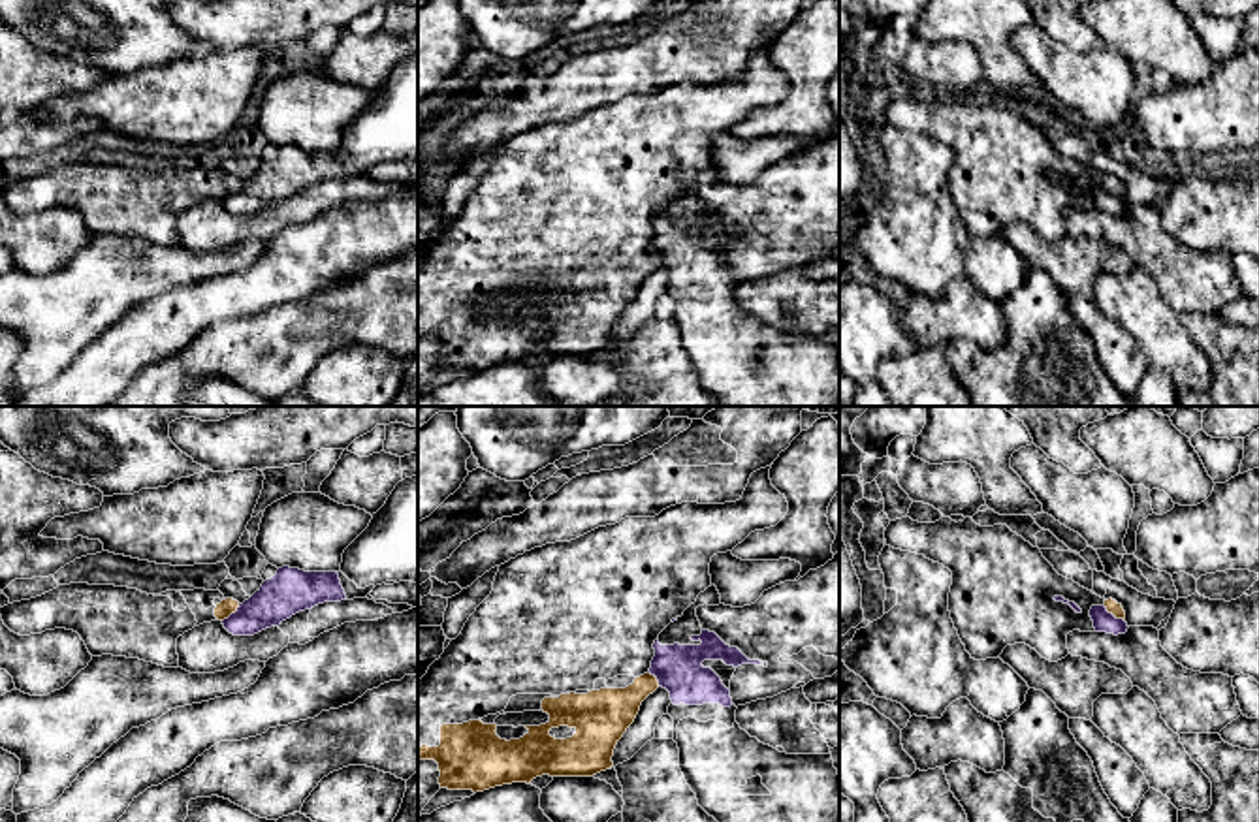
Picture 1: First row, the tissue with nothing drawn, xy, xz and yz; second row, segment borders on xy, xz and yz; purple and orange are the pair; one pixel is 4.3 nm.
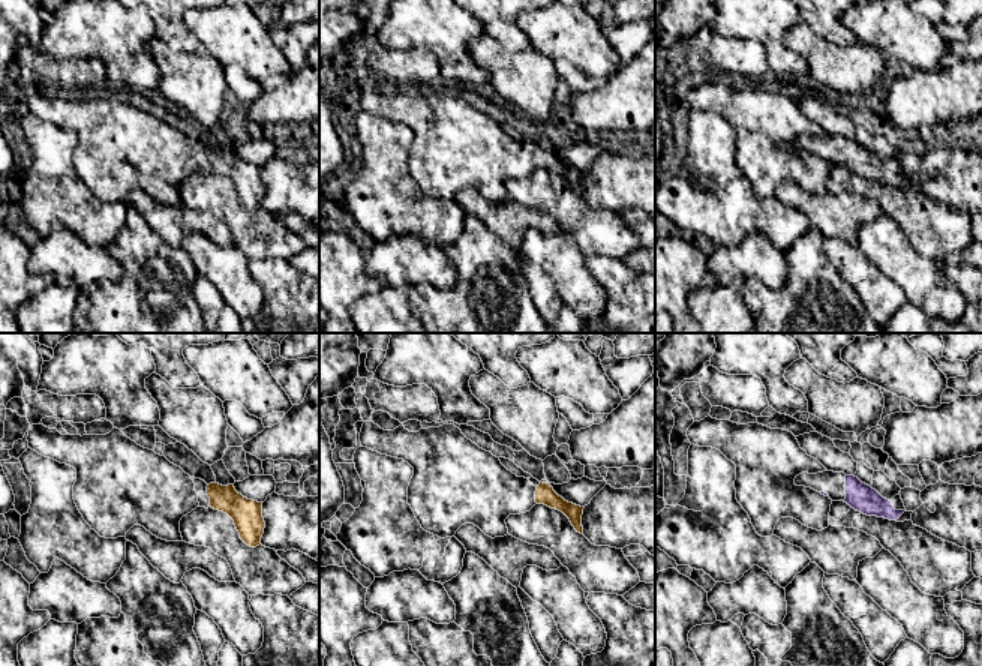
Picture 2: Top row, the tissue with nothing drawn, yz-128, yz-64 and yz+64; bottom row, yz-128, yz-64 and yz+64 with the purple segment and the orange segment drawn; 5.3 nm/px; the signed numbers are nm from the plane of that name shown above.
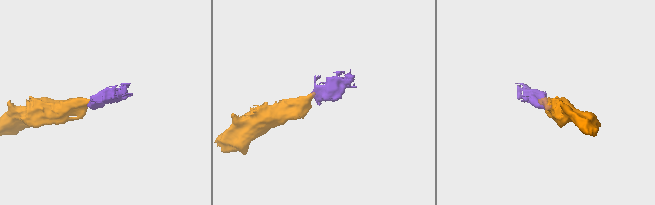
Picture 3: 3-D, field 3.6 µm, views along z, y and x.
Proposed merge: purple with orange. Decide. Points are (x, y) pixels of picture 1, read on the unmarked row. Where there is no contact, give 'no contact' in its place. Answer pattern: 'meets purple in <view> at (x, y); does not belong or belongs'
meets purple in yz at (1113, 194); does not belong

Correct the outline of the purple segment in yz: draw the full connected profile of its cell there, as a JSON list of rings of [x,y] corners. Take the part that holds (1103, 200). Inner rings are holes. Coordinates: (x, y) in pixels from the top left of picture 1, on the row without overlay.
[[[1092,184],[1090,196],[1093,199],[1095,211],[1107,211],[1107,213],[1125,213],[1127,201],[1124,198],[1116,198],[1112,192],[1107,190],[1105,184]]]

